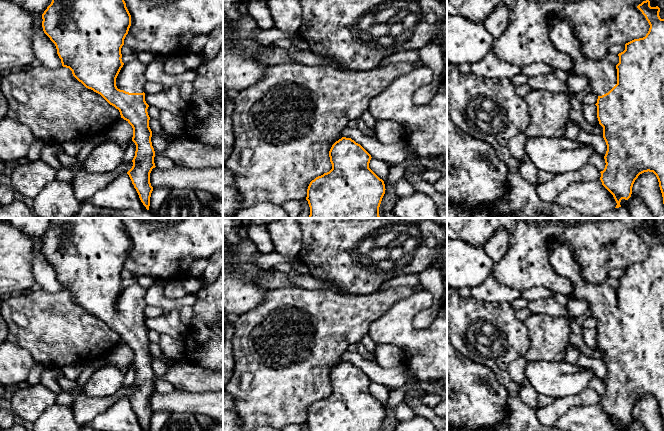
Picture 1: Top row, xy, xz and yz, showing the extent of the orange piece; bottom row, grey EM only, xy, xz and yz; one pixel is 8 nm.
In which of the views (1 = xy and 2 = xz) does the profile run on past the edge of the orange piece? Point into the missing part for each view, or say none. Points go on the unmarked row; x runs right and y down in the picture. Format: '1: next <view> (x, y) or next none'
1: next xy (131, 302)
2: next none

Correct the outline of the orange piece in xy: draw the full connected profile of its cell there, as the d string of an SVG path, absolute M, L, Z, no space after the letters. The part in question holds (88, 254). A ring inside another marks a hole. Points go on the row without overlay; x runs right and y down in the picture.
M53 218L52 226L42 238L44 257L55 268L57 278L63 291L69 292L73 300L86 312L100 318L110 329L119 334L121 342L133 352L132 365L136 369L133 390L127 396L139 422L145 431L150 430L150 421L153 411L150 407L150 397L155 392L155 375L152 370L152 355L149 351L150 341L145 325L144 310L146 308L144 289L136 283L129 287L122 286L121 272L131 250L131 239L121 218Z

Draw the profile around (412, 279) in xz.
M418 274L401 275L396 278L383 282L378 291L386 290L389 288L396 288L399 286L418 286L420 280Z

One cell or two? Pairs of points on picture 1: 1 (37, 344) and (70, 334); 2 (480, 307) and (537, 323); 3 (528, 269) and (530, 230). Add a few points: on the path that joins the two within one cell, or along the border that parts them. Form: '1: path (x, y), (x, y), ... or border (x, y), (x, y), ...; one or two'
1: path (45, 336), (47, 334), (62, 334); one
2: border (523, 322), (530, 345); two
3: path (528, 259), (529, 240); one

